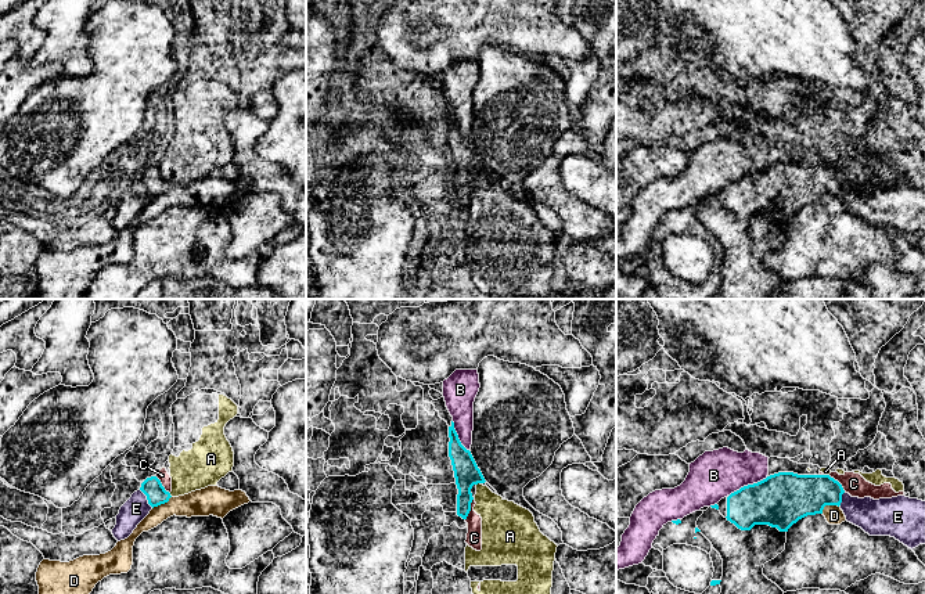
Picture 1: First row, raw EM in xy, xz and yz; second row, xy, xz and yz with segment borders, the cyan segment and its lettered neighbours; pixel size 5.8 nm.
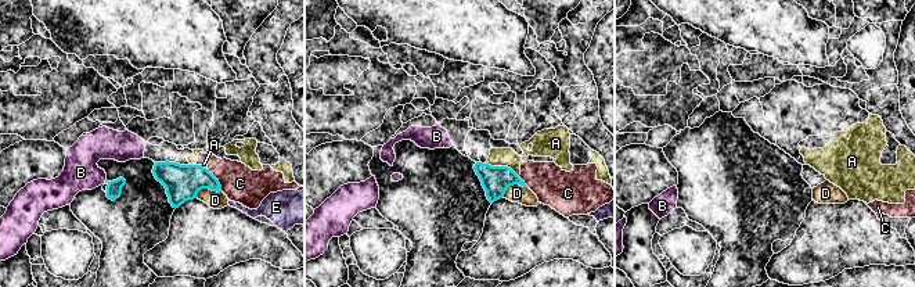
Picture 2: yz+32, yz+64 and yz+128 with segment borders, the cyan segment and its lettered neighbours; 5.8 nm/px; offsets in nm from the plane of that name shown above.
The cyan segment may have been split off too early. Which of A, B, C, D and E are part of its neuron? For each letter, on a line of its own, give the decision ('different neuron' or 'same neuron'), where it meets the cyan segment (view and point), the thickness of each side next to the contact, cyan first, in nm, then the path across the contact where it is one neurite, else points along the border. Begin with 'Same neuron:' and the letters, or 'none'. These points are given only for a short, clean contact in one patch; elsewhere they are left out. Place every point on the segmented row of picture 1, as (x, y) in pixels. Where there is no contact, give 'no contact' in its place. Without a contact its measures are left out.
Same neuron: none
A: different neuron | xy (169, 494) | 120/240 nm | along xy (169, 493), (172, 496)
B: different neuron | yz (748, 485) | 320/280 nm
C: different neuron | xz (470, 508) | 150/100 nm | along xz (474, 497), (465, 519)
D: different neuron | yz (828, 504) | 300/110 nm
E: different neuron | xy (147, 499) | 120/150 nm

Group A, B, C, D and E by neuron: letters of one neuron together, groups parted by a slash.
A B C / D / E

